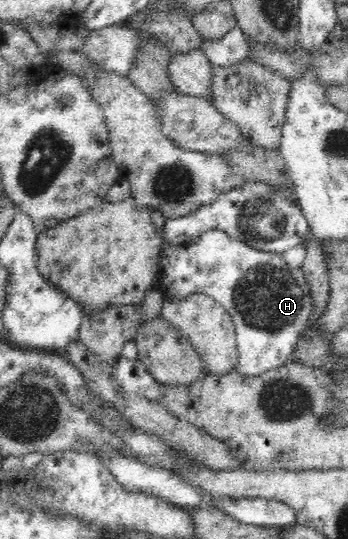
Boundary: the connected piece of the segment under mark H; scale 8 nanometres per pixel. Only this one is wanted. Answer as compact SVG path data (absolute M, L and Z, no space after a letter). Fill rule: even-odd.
M208 230L198 239L196 243L182 243L180 247L164 243L158 266L159 290L168 298L176 297L180 301L194 293L207 294L226 309L236 331L236 372L243 376L258 376L287 364L291 360L298 336L309 324L314 308L303 270L300 267L289 268L282 253L256 250L222 231Z

